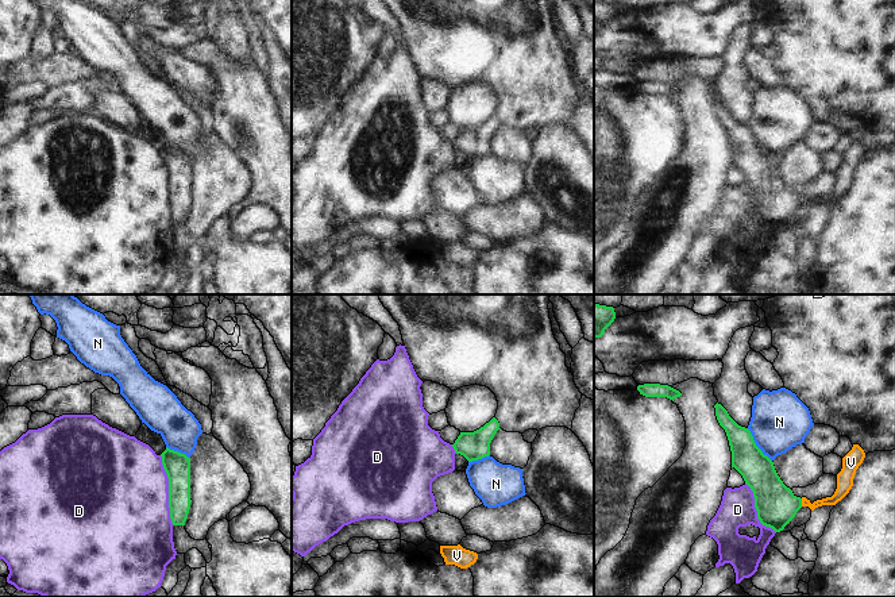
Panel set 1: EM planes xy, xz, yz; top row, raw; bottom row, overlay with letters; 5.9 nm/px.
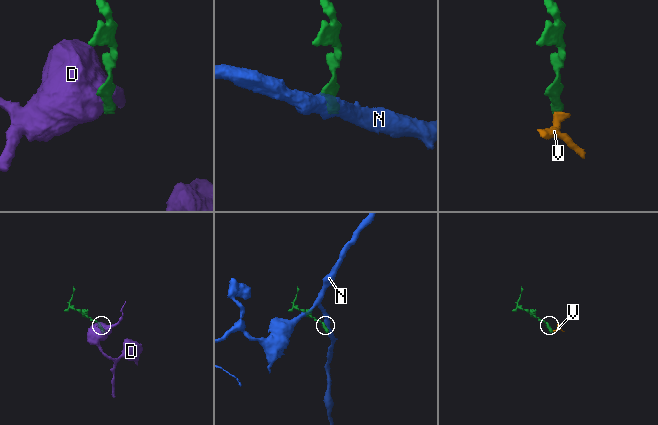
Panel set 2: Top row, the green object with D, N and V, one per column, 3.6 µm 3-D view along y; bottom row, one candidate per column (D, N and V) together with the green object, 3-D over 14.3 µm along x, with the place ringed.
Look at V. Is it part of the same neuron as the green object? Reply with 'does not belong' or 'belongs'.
belongs

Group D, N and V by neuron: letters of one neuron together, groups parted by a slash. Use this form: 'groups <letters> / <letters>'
groups D / N / V

